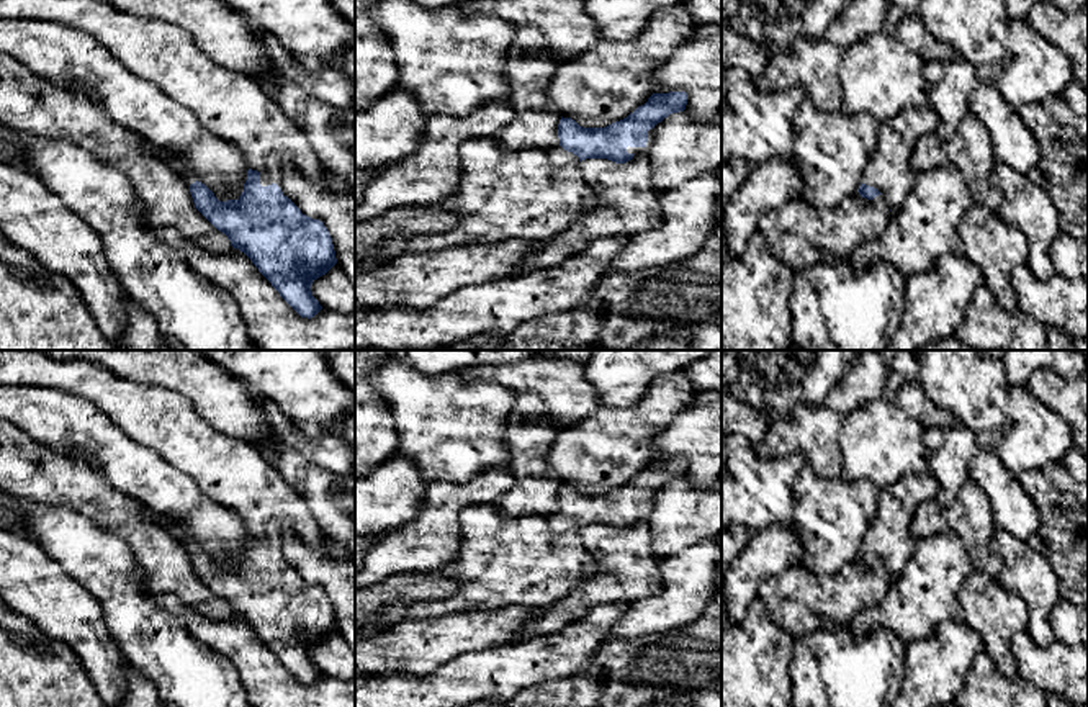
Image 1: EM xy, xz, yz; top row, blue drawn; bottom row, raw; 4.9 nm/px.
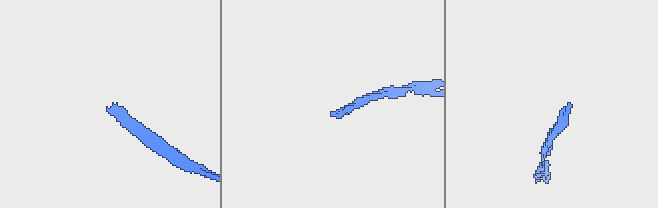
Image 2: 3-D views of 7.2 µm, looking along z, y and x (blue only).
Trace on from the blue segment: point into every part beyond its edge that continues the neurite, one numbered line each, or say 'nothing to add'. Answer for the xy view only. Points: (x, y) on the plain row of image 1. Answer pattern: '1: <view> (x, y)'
1: xy (270, 540)

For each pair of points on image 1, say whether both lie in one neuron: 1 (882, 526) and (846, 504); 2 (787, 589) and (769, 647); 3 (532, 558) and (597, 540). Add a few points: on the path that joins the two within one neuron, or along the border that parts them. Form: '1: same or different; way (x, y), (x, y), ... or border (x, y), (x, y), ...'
1: different; border (881, 490), (877, 511), (858, 555)
2: different; border (759, 596), (769, 614), (794, 639)
3: different; border (578, 529), (594, 562), (594, 571), (584, 581)

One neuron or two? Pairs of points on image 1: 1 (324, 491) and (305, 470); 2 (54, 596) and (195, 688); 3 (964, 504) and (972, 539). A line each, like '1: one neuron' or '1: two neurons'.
1: one neuron
2: two neurons
3: one neuron

